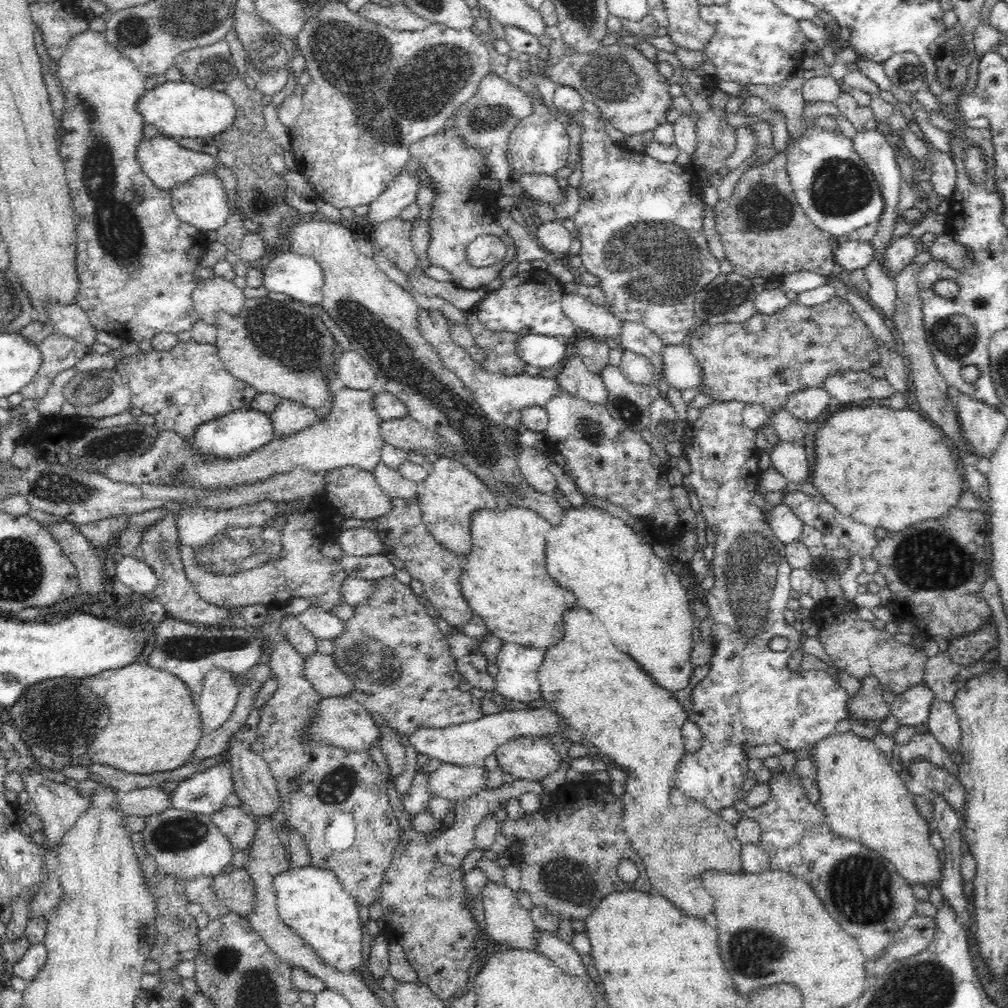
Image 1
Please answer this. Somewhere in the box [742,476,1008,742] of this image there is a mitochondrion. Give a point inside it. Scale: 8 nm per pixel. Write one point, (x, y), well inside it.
(928, 559)

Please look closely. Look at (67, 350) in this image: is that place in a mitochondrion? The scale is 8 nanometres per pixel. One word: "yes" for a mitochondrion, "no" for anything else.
no

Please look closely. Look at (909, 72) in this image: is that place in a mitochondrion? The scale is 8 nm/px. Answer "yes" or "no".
yes

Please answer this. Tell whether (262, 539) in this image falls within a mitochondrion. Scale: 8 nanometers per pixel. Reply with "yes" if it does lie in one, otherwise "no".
yes

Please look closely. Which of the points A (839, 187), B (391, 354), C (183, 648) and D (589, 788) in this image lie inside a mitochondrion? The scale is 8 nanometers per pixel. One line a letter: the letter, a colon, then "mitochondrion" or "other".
A: mitochondrion
B: mitochondrion
C: mitochondrion
D: other

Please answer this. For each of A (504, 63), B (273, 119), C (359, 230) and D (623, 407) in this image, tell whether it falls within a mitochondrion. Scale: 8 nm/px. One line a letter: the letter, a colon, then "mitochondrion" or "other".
A: other
B: other
C: other
D: mitochondrion

